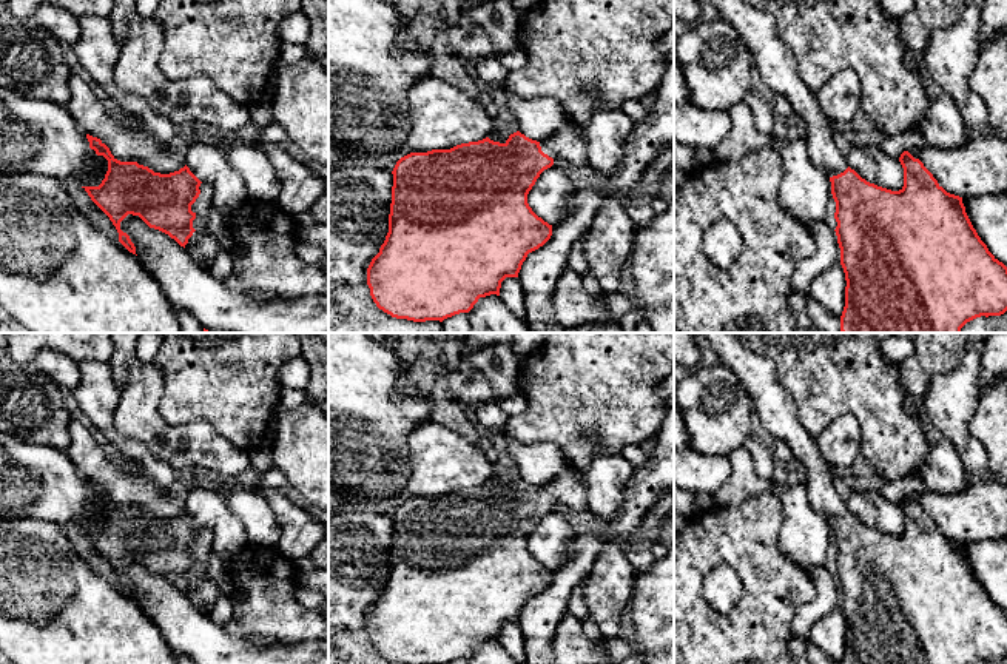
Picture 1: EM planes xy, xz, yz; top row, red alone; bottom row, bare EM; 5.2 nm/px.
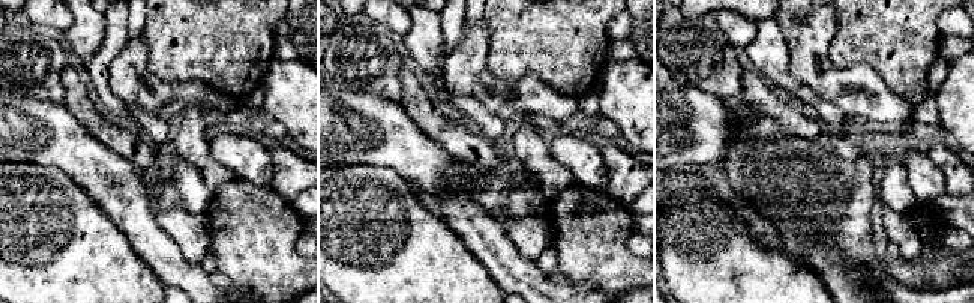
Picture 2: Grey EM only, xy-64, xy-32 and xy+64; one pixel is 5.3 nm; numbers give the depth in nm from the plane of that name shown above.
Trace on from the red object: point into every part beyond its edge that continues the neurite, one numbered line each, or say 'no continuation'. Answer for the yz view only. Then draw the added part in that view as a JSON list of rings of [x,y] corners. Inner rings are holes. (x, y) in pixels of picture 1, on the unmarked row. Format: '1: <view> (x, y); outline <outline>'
1: yz (774, 405); outline [[[734,333],[702,334],[706,336],[722,364],[745,385],[765,430],[783,441],[794,462],[805,467],[811,508],[828,522],[844,518],[848,513],[847,501],[837,495],[833,485],[833,470],[820,456],[816,439],[802,427],[796,402],[779,382],[774,362],[745,347]]]

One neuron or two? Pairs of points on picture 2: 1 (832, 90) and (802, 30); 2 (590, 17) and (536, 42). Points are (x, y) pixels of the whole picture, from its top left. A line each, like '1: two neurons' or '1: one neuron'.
1: one neuron
2: one neuron

